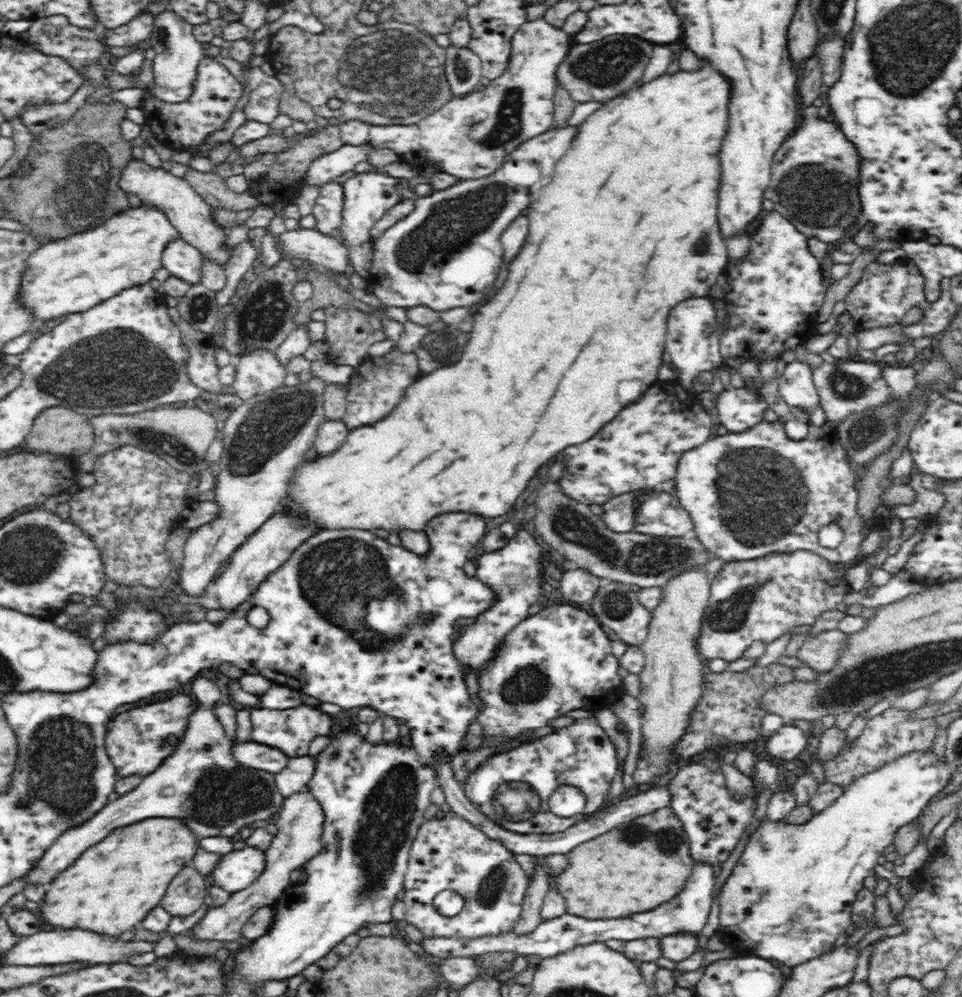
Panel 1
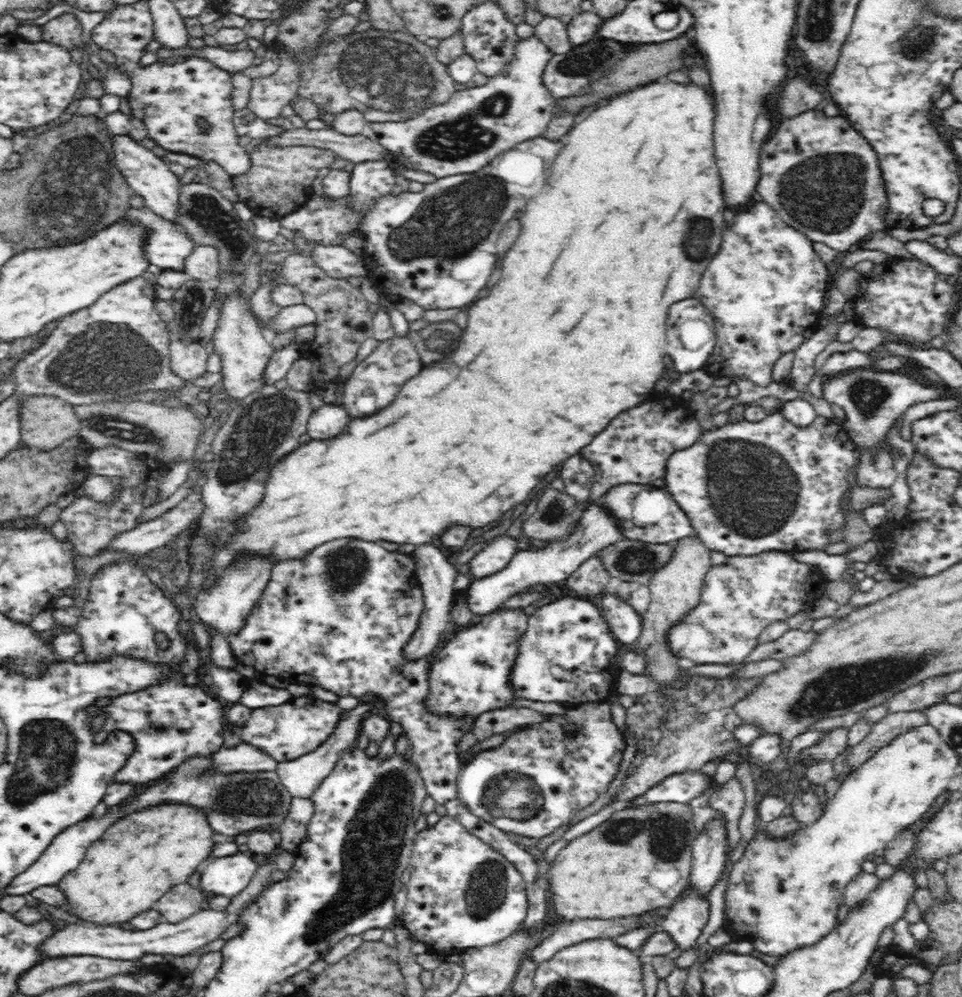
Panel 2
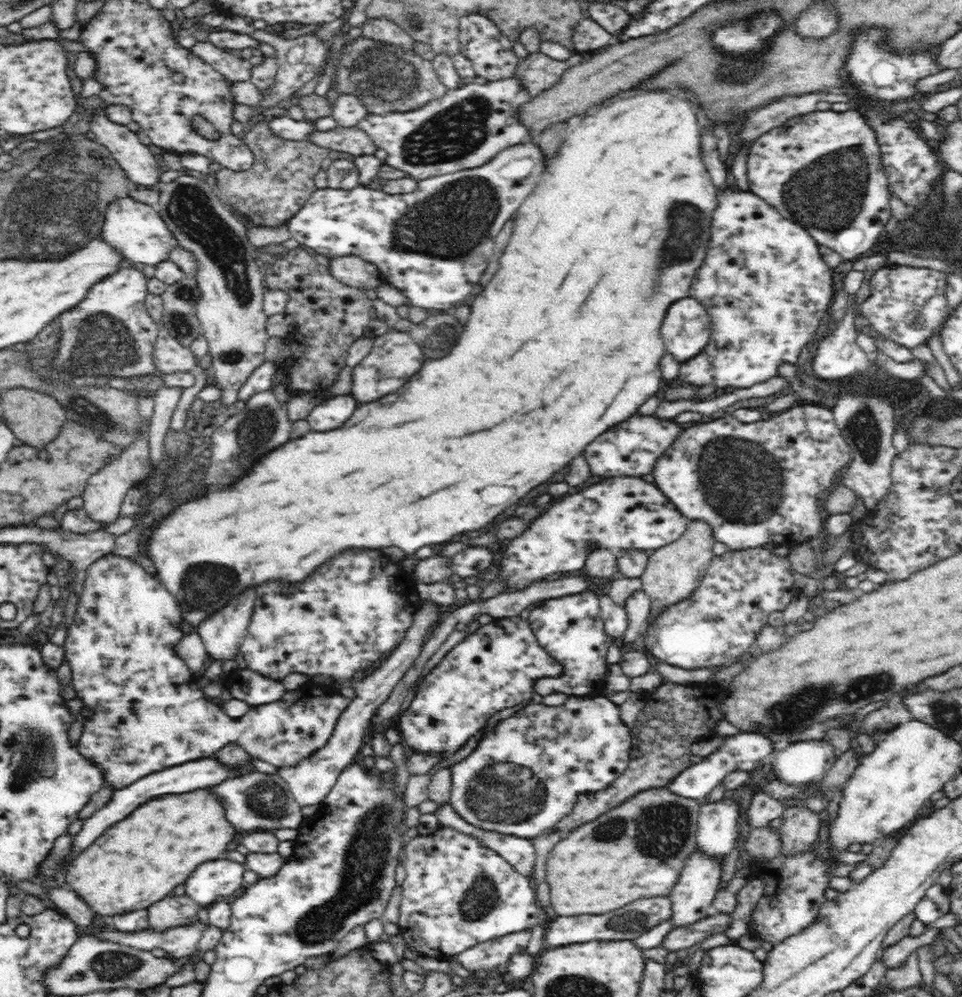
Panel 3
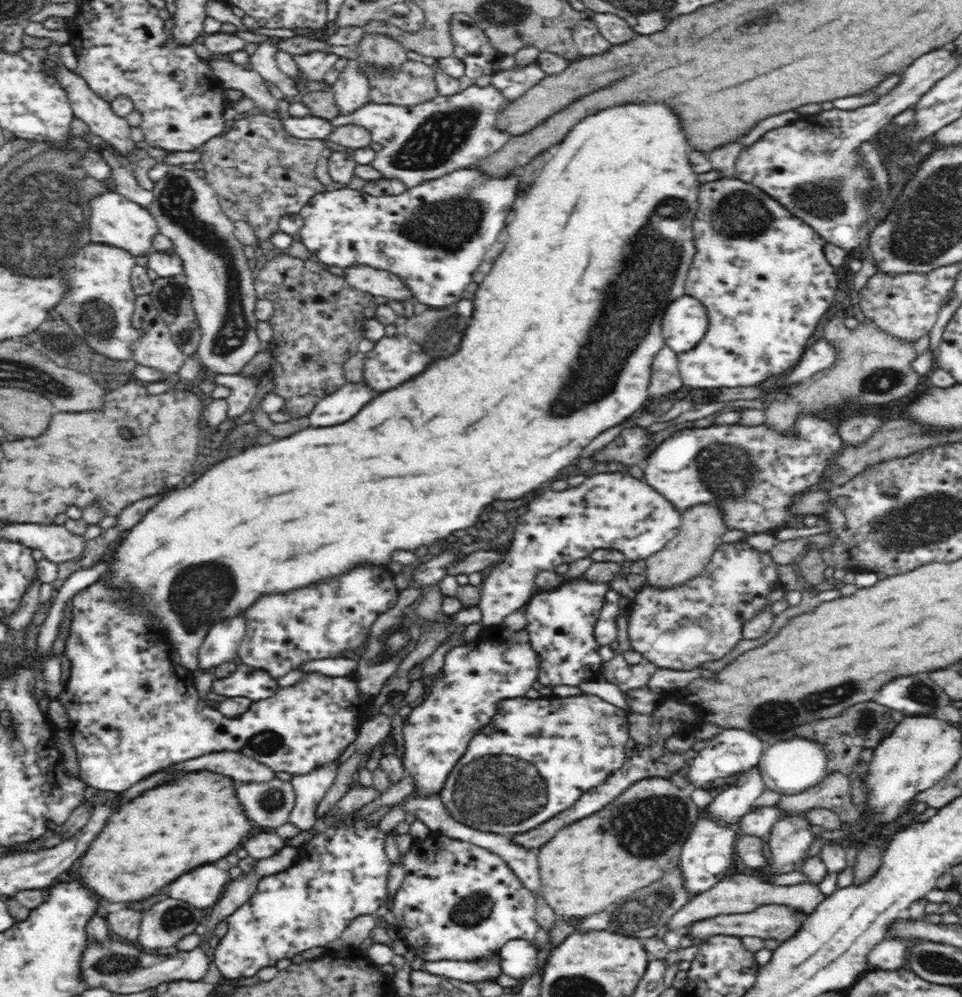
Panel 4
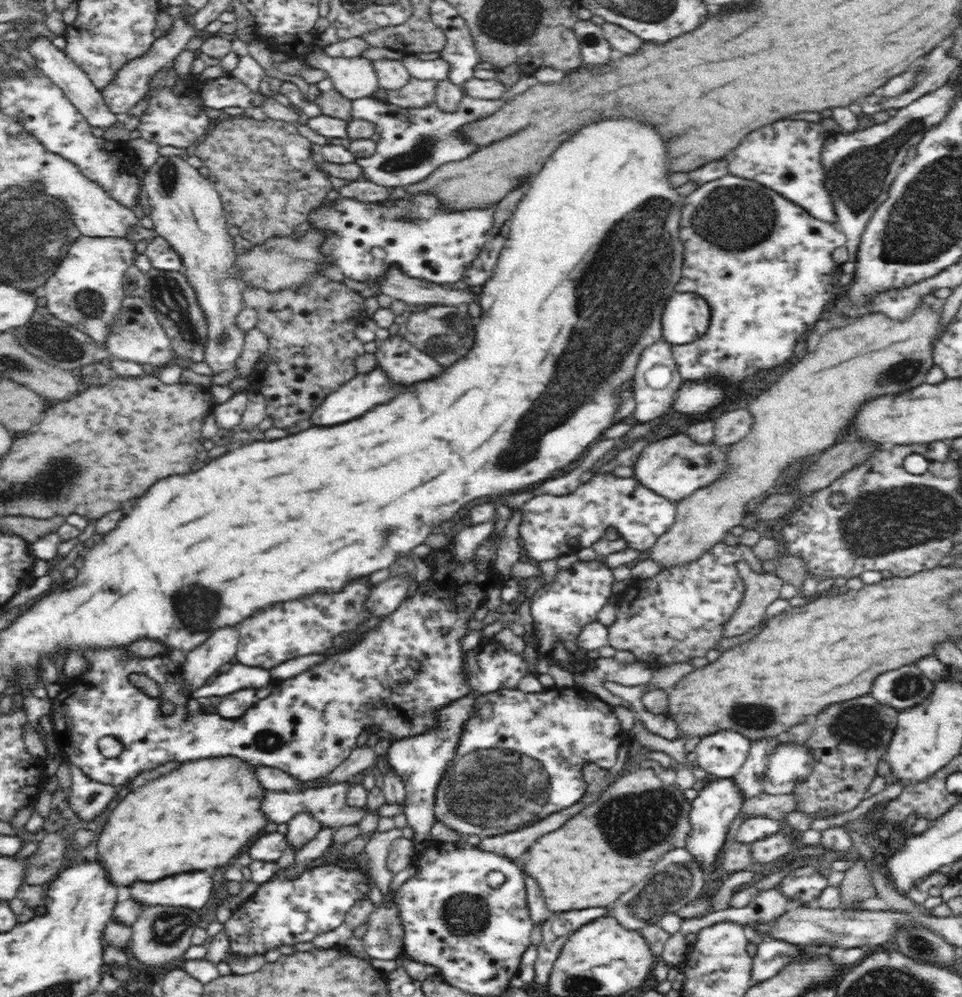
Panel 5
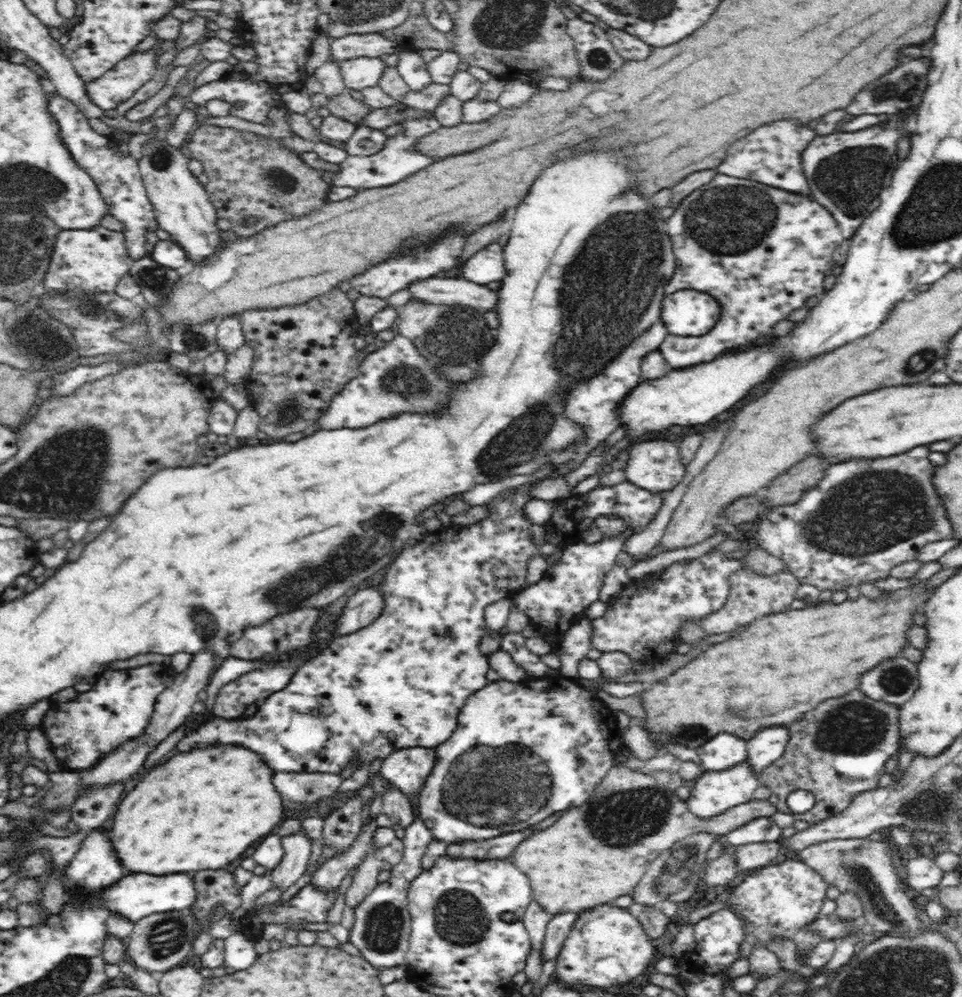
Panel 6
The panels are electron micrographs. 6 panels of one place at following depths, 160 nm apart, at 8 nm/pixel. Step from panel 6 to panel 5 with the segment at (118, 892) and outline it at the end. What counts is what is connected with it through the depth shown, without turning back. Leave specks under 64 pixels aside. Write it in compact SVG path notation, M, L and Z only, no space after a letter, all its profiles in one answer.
M186 872L164 878L160 882L136 882L130 886L130 898L144 906L184 907L199 910L213 898L218 878L214 882L204 872Z

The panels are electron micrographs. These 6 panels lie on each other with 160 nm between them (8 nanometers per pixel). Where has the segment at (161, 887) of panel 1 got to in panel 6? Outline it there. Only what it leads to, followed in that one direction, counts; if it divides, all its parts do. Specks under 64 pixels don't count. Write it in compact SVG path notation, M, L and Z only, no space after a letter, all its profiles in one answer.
M208 746L208 750L180 752L168 762L154 766L138 786L126 794L112 820L112 844L118 858L130 872L146 872L154 876L218 870L238 860L246 848L279 826L286 805L272 784L274 771L268 770L252 750L238 746Z

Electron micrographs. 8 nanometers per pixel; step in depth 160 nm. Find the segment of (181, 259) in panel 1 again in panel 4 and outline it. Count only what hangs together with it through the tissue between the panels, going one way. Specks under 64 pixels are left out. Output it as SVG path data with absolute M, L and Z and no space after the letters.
M109 190L96 196L90 202L90 208L89 233L92 242L127 250L133 257L144 256L153 251L152 238L159 234L159 227L146 207L131 202L116 190Z

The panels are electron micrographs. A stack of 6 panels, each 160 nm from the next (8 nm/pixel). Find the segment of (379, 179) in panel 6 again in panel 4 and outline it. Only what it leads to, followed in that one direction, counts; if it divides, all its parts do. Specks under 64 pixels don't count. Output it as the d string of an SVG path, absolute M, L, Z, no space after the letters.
M472 85L458 94L449 97L438 95L416 106L385 105L368 101L350 114L341 114L333 118L331 123L335 127L358 125L368 129L372 140L382 145L370 165L380 172L381 178L404 182L406 188L412 188L424 180L442 178L444 174L450 174L454 170L468 168L470 164L478 162L480 158L486 158L498 152L510 140L510 135L498 128L496 116L510 102L511 100L506 99L502 93L498 93L498 90L494 89L492 85L486 87Z

